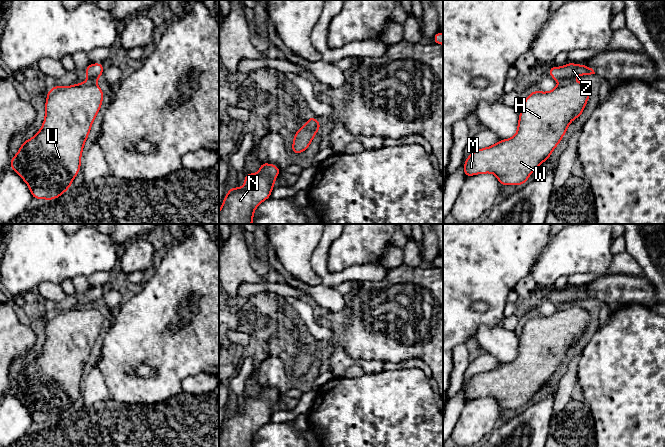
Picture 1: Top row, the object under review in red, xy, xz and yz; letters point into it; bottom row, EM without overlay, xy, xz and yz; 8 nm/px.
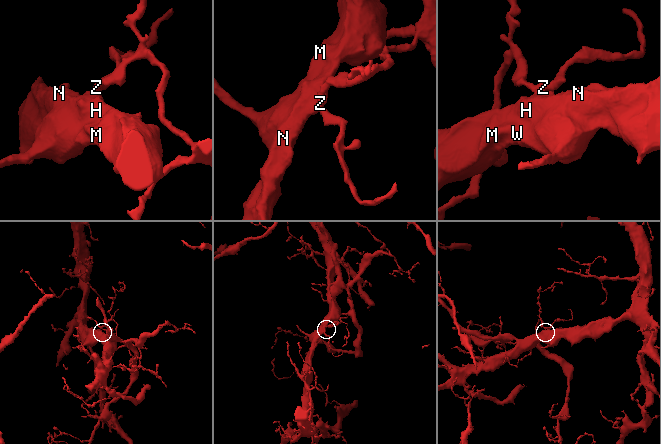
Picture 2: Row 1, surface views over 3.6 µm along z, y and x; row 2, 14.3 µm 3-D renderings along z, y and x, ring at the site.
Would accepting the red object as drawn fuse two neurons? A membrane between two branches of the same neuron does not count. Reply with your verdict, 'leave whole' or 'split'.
split

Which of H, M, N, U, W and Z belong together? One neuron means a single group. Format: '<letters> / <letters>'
H M N U W / Z

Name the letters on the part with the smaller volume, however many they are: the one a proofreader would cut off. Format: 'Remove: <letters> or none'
Remove: Z

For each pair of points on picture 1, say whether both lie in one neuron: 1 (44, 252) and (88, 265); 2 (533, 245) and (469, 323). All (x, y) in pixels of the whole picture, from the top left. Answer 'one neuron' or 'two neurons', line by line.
1: one neuron
2: one neuron

